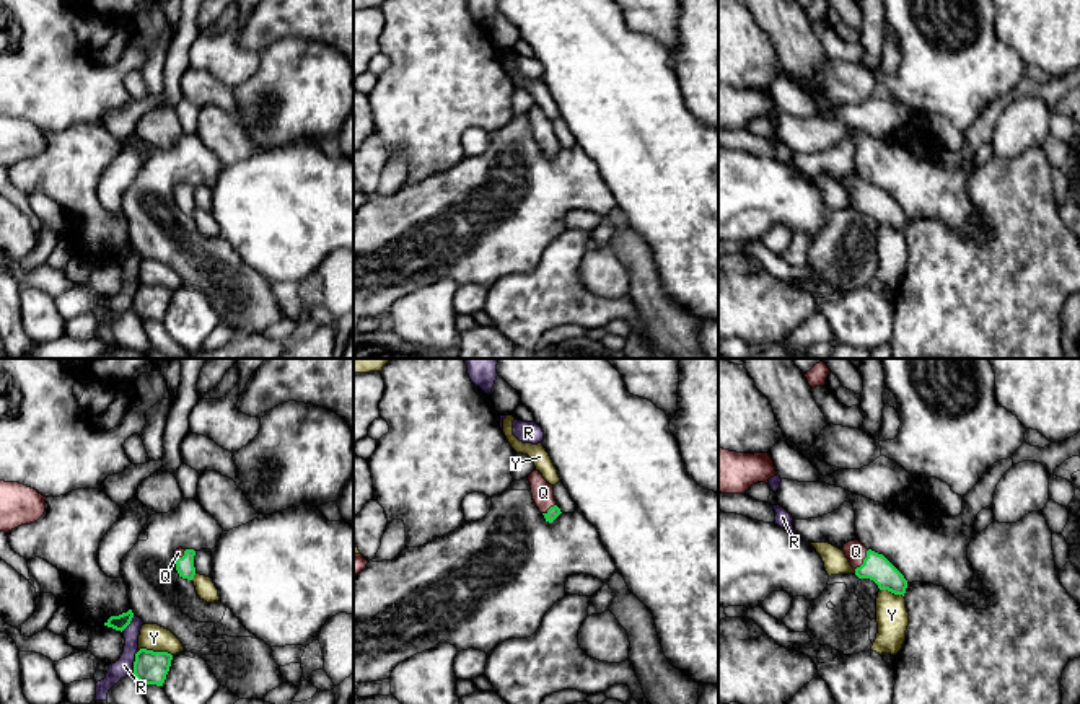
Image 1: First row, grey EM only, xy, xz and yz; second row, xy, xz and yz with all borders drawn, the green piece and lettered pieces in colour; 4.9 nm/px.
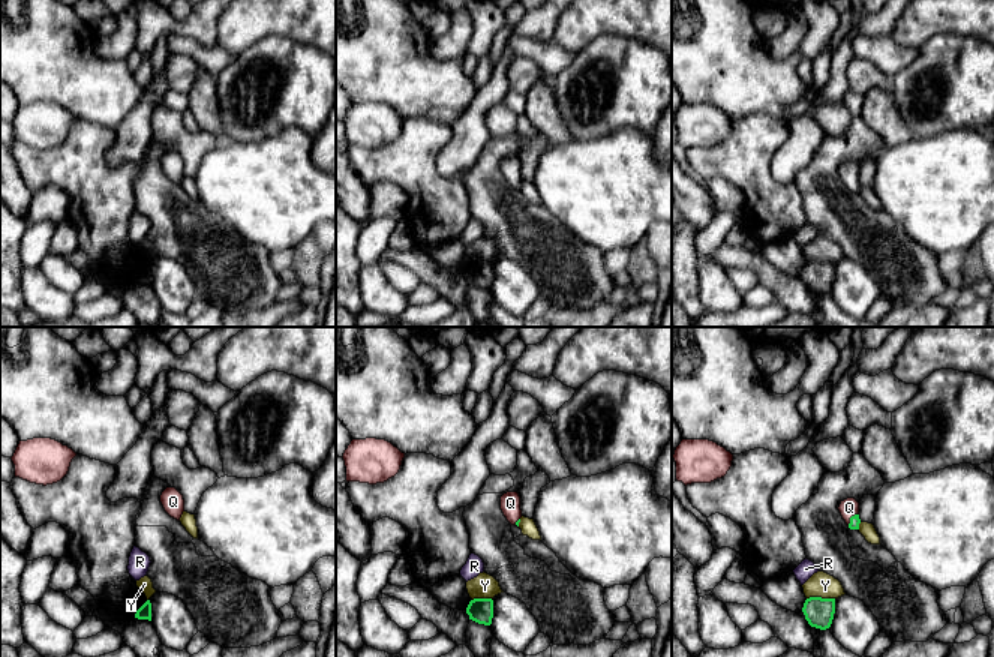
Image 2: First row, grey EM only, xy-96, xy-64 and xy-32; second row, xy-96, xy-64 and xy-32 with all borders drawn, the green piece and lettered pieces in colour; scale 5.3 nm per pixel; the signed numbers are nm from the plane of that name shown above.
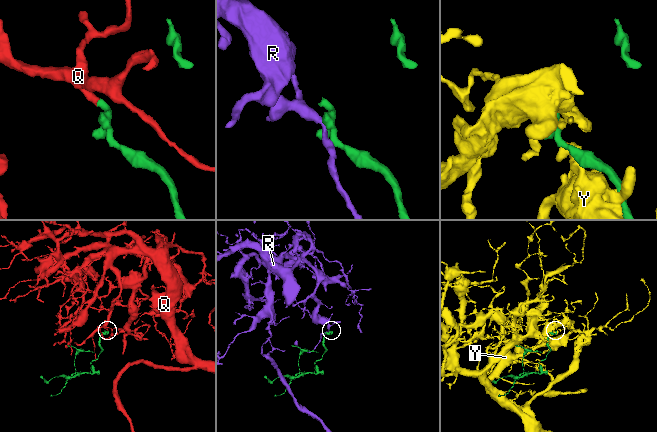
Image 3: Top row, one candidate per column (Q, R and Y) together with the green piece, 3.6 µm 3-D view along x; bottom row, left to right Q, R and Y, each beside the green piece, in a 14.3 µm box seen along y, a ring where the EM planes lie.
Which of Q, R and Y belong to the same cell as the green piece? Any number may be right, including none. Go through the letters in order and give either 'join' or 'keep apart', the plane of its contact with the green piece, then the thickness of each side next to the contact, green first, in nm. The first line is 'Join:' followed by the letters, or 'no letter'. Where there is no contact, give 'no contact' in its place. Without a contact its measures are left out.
Join: Q
Q: join | yz | 140/100 nm
R: keep apart | xy | 160/90 nm
Y: keep apart | xy | 160/130 nm

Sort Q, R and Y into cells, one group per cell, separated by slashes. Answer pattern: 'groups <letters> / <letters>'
groups Q / R / Y

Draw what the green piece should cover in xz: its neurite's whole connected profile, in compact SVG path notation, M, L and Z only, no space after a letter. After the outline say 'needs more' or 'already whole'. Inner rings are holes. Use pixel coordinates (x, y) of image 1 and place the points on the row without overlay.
M536 104L528 111L528 116L536 142L544 150L546 156L552 158L562 148L554 132L554 121Z; needs more

